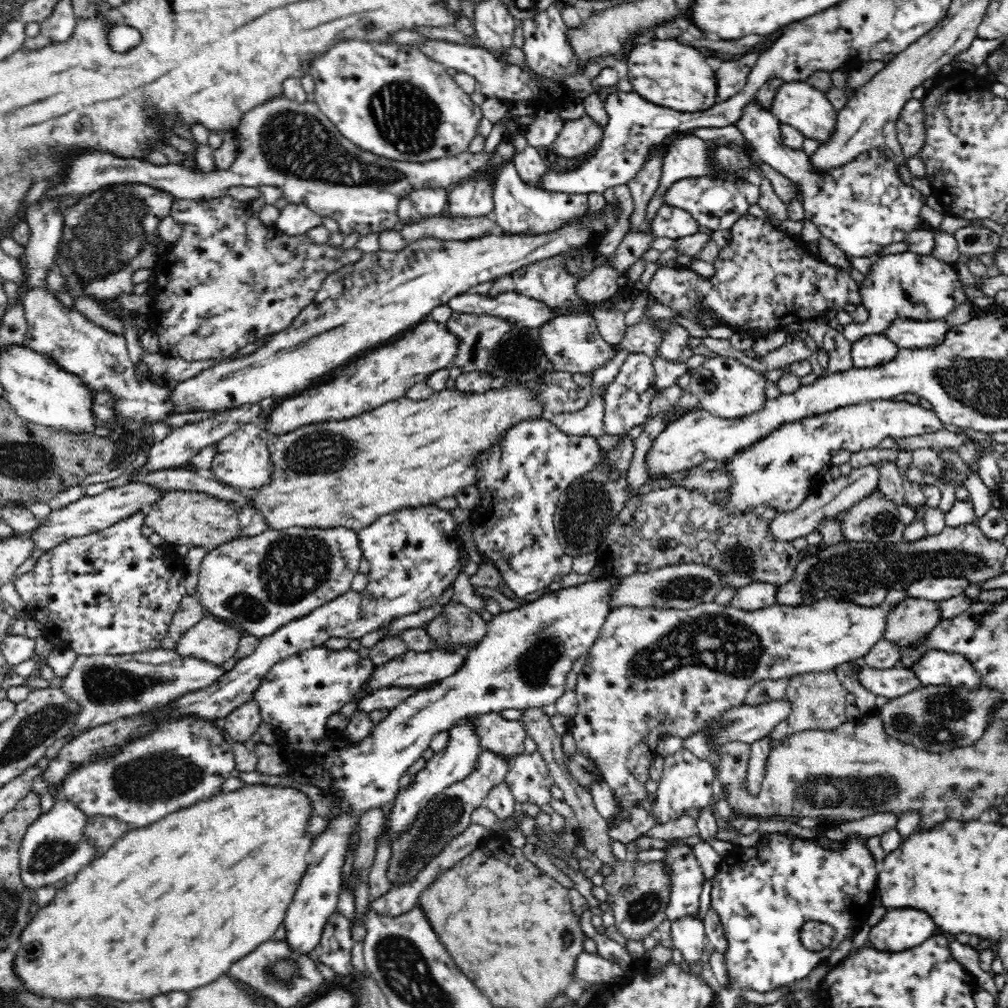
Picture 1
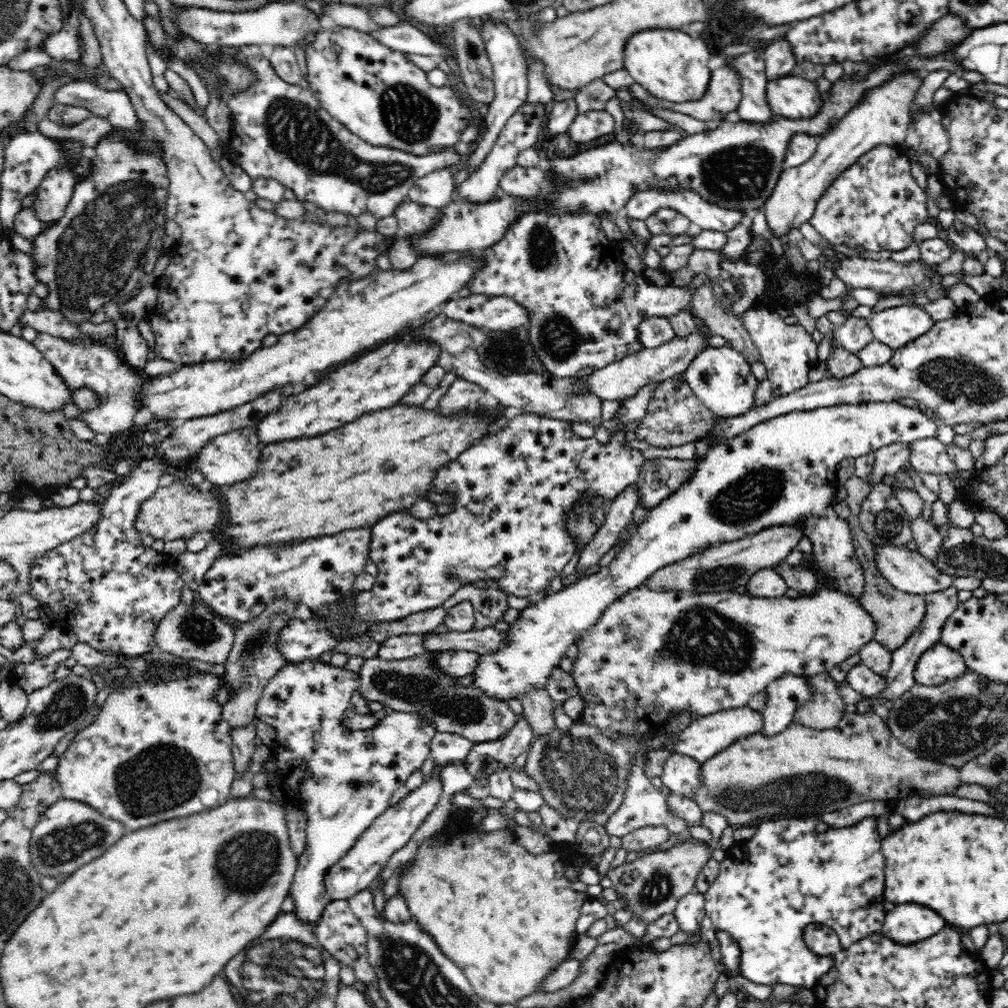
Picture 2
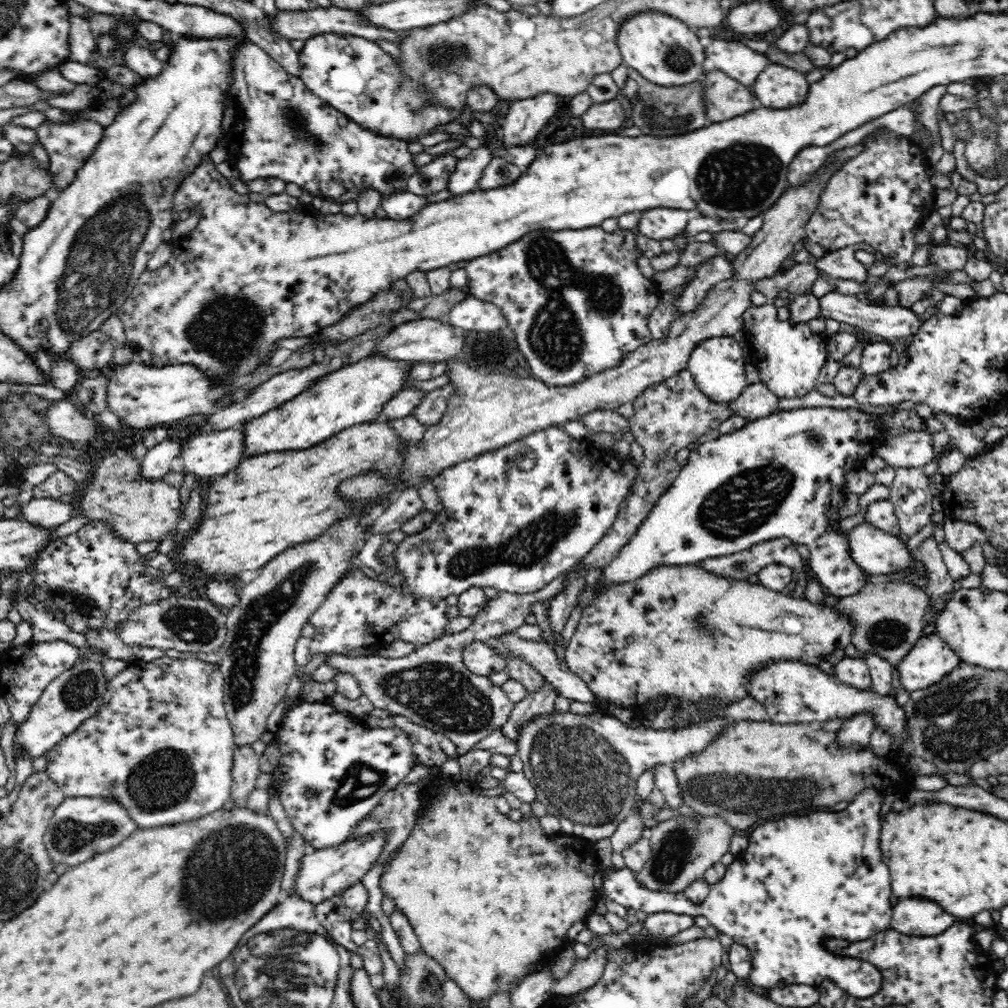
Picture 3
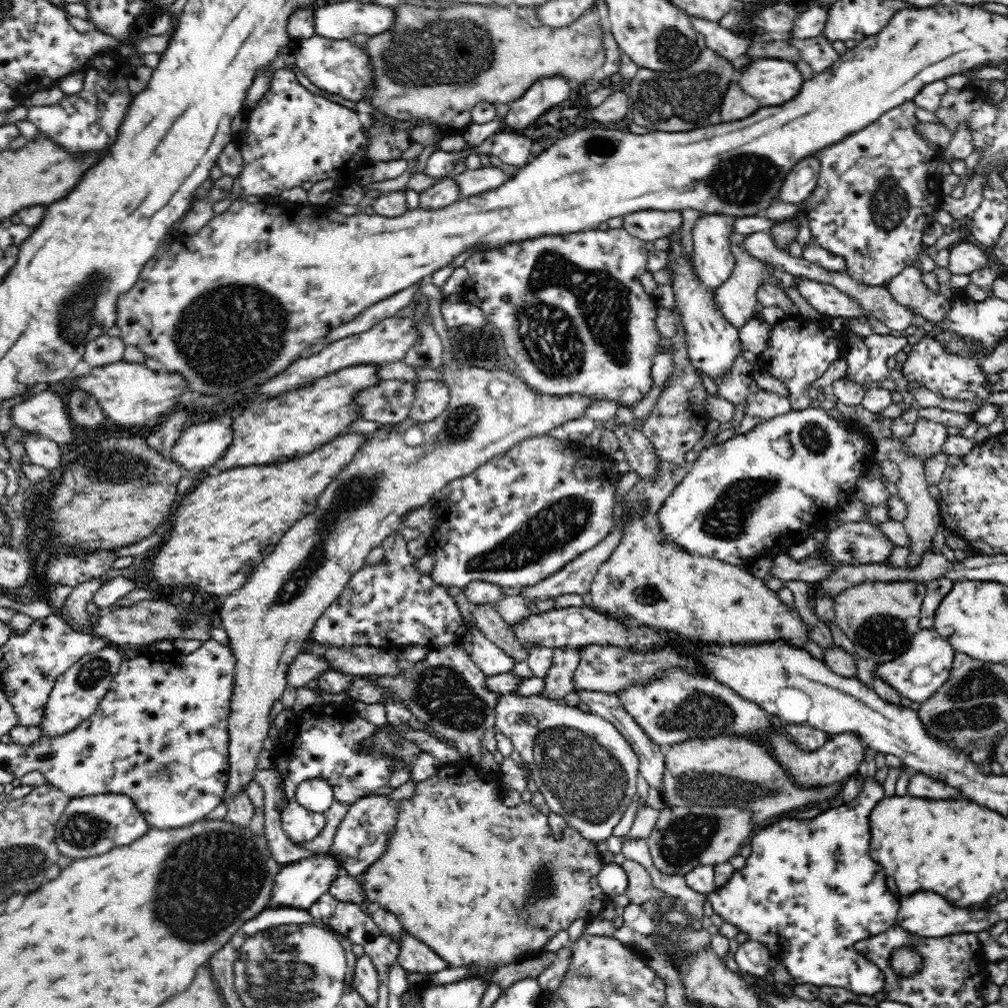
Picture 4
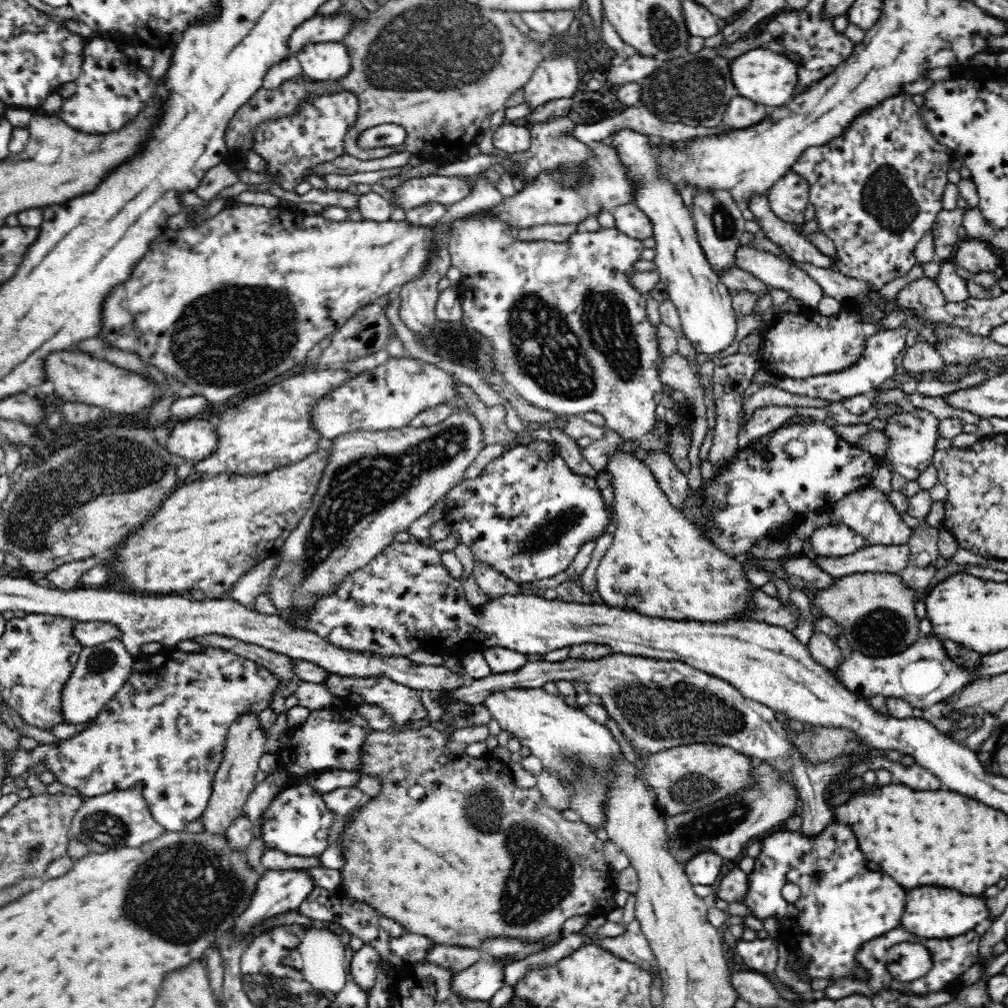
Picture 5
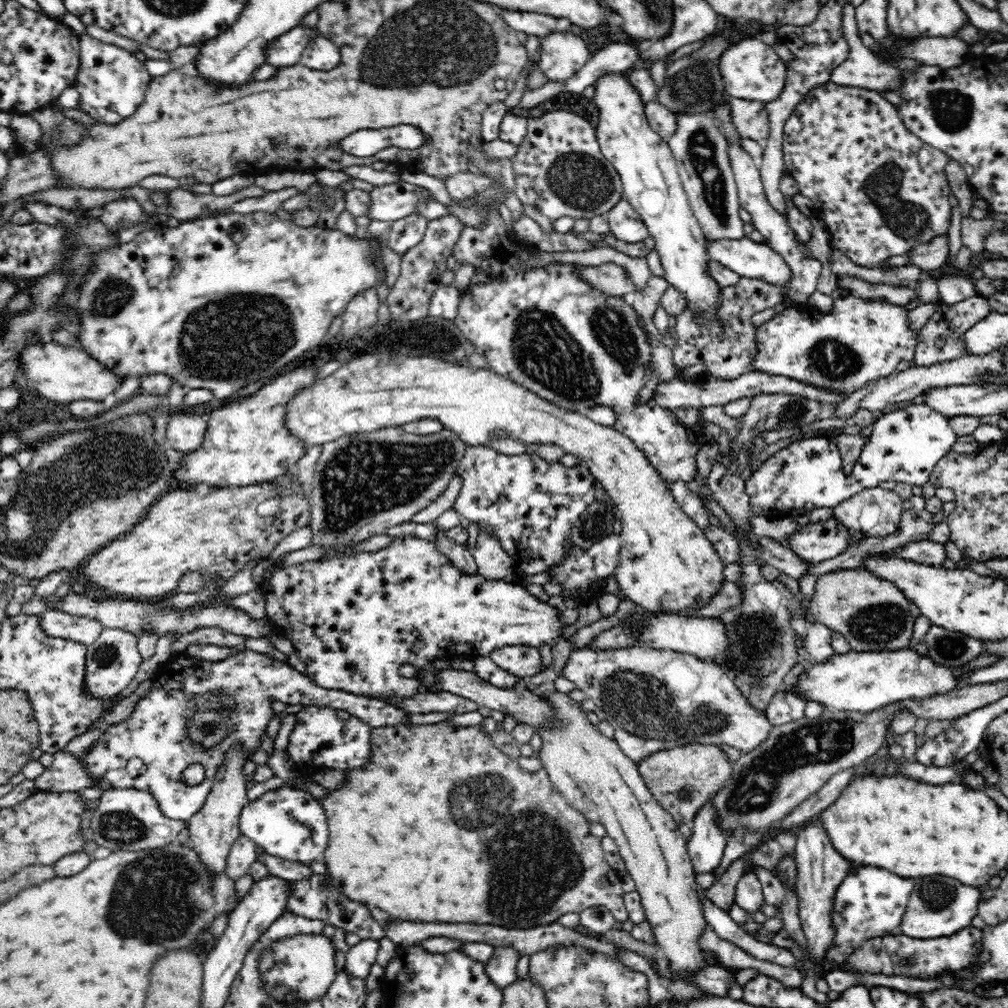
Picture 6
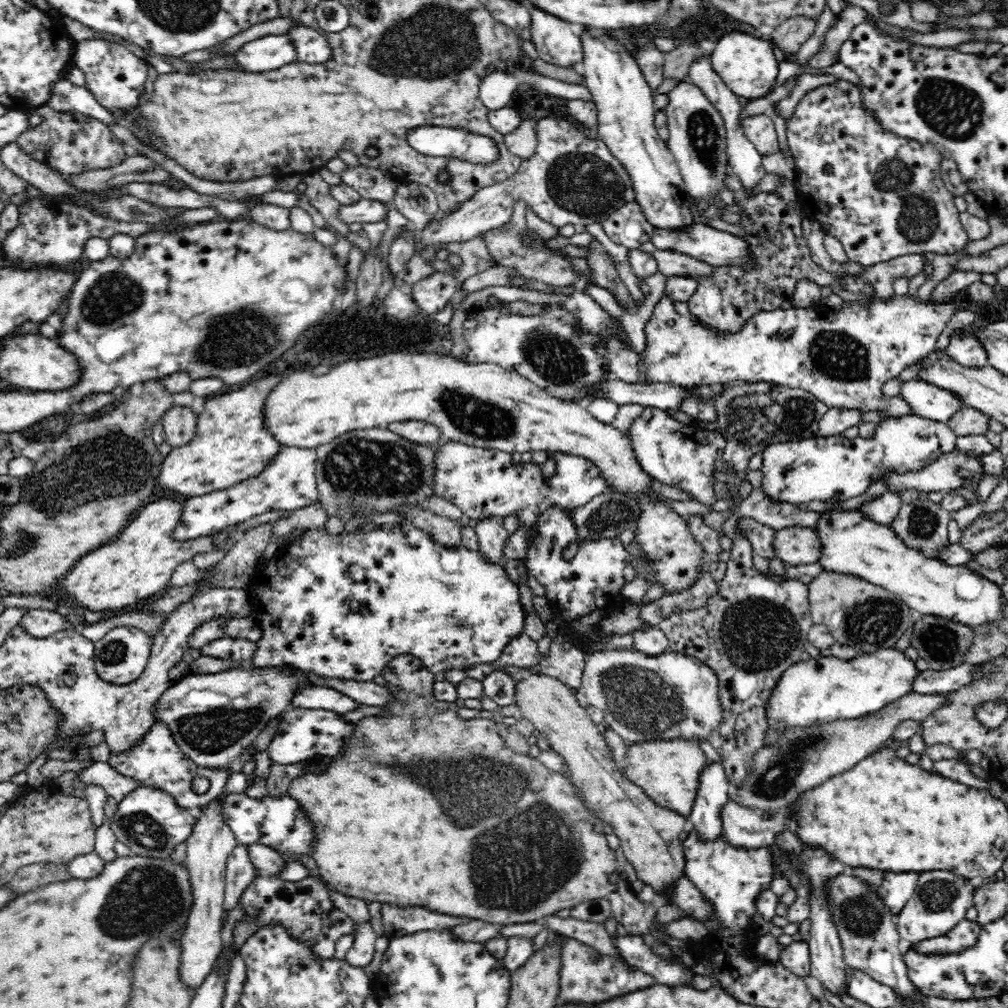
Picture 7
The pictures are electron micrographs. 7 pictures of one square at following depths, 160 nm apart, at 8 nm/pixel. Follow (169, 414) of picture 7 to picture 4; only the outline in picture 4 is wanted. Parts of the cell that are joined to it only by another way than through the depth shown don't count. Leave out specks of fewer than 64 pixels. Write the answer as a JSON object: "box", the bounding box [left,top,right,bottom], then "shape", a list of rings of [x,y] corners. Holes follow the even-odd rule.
{"box":[171,421,233,476],"shape":[[[219,421],[194,424],[183,431],[171,448],[173,460],[182,469],[203,476],[225,455],[232,441],[233,431]]]}

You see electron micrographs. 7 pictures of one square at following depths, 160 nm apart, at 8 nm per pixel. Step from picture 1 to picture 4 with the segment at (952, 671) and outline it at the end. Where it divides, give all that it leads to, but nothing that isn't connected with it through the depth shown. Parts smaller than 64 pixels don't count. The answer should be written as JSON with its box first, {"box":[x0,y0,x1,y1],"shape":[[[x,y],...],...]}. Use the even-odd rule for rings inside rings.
{"box":[877,628,956,703],"shape":[[[932,628],[929,630],[921,629],[914,636],[911,644],[912,646],[909,646],[907,652],[901,657],[878,665],[877,675],[900,695],[910,699],[910,701],[922,703],[931,698],[931,695],[935,694],[936,690],[947,682],[956,653],[951,645]]]}

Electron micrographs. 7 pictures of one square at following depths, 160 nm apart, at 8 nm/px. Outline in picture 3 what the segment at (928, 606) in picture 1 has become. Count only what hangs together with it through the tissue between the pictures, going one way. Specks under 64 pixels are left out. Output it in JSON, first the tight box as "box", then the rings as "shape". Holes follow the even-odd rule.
{"box":[834,579,929,695],"shape":[[[877,579],[868,581],[860,592],[852,596],[836,599],[834,605],[854,621],[854,638],[852,645],[864,653],[876,654],[892,666],[892,691],[897,695],[903,689],[898,664],[914,649],[914,645],[922,636],[925,623],[924,614],[929,606],[926,593],[921,587],[892,581]]]}

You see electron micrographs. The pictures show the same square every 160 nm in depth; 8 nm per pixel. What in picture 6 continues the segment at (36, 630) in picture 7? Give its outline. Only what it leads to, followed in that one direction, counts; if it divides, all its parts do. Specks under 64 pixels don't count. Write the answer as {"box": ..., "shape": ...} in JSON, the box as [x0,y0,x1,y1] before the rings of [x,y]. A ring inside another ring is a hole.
{"box":[41,609,103,646],"shape":[[[46,609],[41,615],[44,632],[50,637],[64,638],[90,646],[98,640],[103,626],[86,617],[70,616],[62,611]]]}

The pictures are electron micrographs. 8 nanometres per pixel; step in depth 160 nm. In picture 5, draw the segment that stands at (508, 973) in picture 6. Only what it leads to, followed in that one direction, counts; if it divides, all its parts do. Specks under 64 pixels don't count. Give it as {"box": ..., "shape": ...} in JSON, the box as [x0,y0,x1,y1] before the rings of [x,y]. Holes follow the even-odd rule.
{"box":[450,956,504,1001],"shape":[[[486,956],[465,971],[453,974],[450,991],[462,999],[489,1001],[504,984],[504,967],[494,961],[486,961]]]}

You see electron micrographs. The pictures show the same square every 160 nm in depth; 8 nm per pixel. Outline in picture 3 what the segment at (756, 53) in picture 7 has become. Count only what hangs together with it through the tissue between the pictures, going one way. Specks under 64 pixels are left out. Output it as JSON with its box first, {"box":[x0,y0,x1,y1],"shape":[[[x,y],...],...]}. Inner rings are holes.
{"box":[751,62,808,109],"shape":[[[774,62],[758,75],[751,92],[760,106],[769,109],[789,109],[801,105],[808,96],[806,76],[797,70]]]}

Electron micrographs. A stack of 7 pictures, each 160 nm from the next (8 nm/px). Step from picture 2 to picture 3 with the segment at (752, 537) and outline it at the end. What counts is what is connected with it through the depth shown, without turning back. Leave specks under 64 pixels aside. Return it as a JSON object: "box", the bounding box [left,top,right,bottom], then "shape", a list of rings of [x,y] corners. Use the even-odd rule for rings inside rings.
{"box":[695,536,806,598],"shape":[[[784,536],[782,538],[772,538],[772,540],[766,542],[760,542],[760,544],[752,546],[748,550],[740,550],[740,552],[734,552],[734,554],[724,554],[724,556],[714,556],[714,558],[707,558],[695,563],[696,567],[704,569],[716,575],[718,577],[728,578],[730,580],[742,580],[748,581],[749,576],[756,575],[762,568],[771,564],[780,564],[790,567],[793,572],[798,576],[797,586],[794,589],[792,597],[799,598],[804,597],[804,589],[806,586],[806,575],[802,569],[802,556],[796,549],[797,544],[790,540],[790,538]]]}

